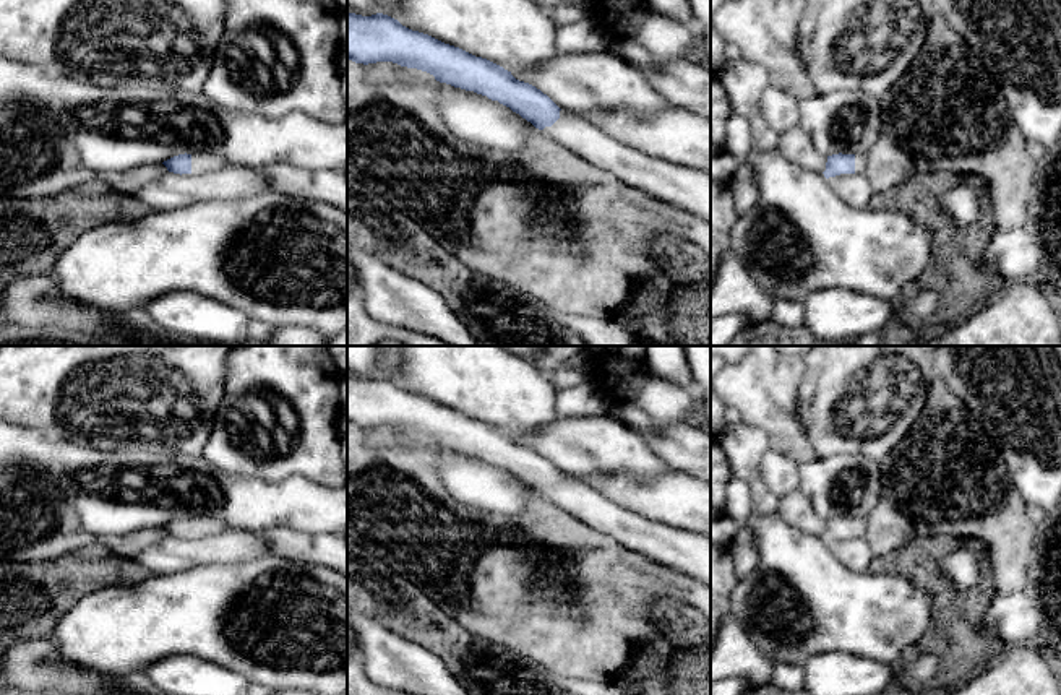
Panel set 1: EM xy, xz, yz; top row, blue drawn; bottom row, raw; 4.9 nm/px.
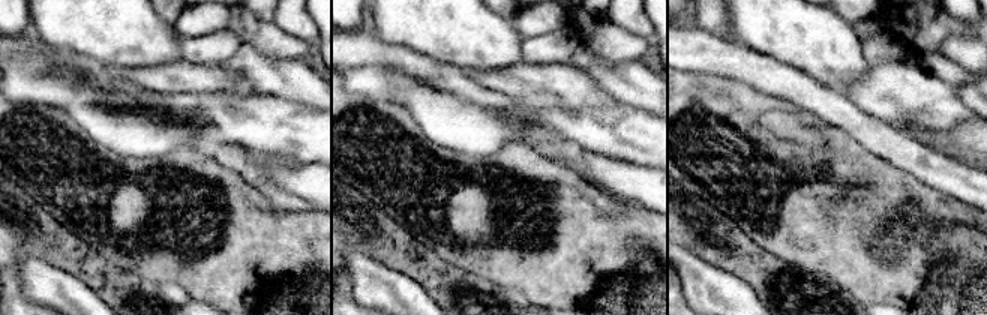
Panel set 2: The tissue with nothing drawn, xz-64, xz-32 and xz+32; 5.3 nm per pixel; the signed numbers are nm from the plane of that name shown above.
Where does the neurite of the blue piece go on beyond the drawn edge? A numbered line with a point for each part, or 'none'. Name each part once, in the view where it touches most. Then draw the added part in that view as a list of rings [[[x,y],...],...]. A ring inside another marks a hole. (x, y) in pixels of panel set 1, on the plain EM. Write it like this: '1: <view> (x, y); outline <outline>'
1: xz (683, 551); outline [[[565,473],[542,497],[594,529],[610,534],[631,552],[711,586],[709,536],[626,510]]]

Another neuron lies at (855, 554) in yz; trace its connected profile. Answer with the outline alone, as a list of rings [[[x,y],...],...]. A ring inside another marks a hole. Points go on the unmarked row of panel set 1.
[[[835,539],[829,541],[827,546],[842,565],[855,572],[868,572],[876,568],[878,565],[873,557],[873,550],[865,539],[863,541]]]

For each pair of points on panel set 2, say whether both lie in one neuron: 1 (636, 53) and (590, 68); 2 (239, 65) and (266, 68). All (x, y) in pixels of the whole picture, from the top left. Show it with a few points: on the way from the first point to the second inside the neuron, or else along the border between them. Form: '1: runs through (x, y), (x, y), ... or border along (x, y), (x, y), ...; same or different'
1: border along (606, 60), (645, 62); different
2: runs through (245, 65), (260, 68); same

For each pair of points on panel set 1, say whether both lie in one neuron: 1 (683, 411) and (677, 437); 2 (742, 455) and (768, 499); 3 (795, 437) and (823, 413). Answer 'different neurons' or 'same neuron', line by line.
1: different neurons
2: same neuron
3: different neurons

